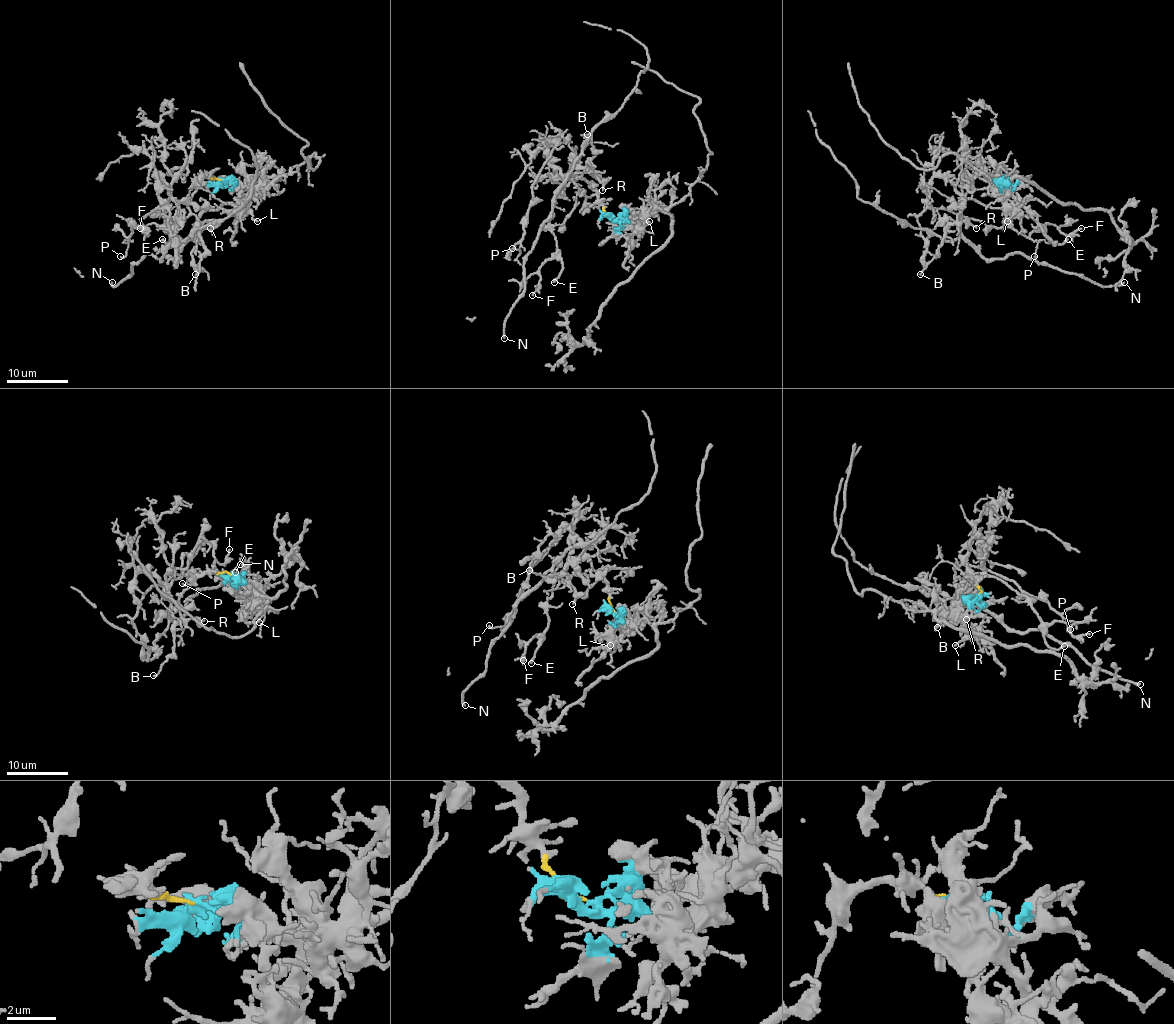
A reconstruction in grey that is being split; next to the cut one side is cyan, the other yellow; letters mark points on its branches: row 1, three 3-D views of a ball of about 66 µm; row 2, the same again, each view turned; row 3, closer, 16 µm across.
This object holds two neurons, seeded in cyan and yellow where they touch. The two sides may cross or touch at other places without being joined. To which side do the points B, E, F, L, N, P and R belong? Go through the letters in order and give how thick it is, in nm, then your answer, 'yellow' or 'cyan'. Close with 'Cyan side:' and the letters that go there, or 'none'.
B: 130 nm | yellow
E: 240 nm | yellow
F: 150 nm | yellow
L: 150 nm | cyan
N: 240 nm | yellow
P: 110 nm | yellow
R: 140 nm | yellow
Cyan side: L

